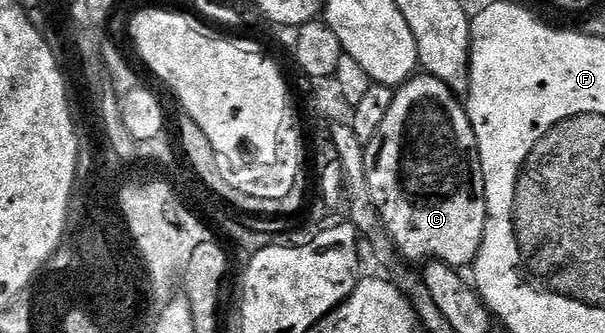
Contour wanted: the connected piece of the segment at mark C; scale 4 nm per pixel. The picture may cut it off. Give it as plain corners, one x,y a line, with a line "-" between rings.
417,73
415,77
404,83
392,95
390,112
386,112
386,120
380,129
378,147
380,151
375,154
372,148
365,149
365,168
369,178
370,196
376,201
384,226
388,229
397,251
405,262
409,264
427,263
429,260
445,262
453,268
465,268
471,262
475,263
480,257
480,250
483,248
484,233
486,232
486,220
488,219
488,205
486,204
486,188
484,187
484,173
480,163
480,153
476,147
474,128
468,119
468,111
465,103
454,93
449,86
442,84
442,80
431,78
429,74

